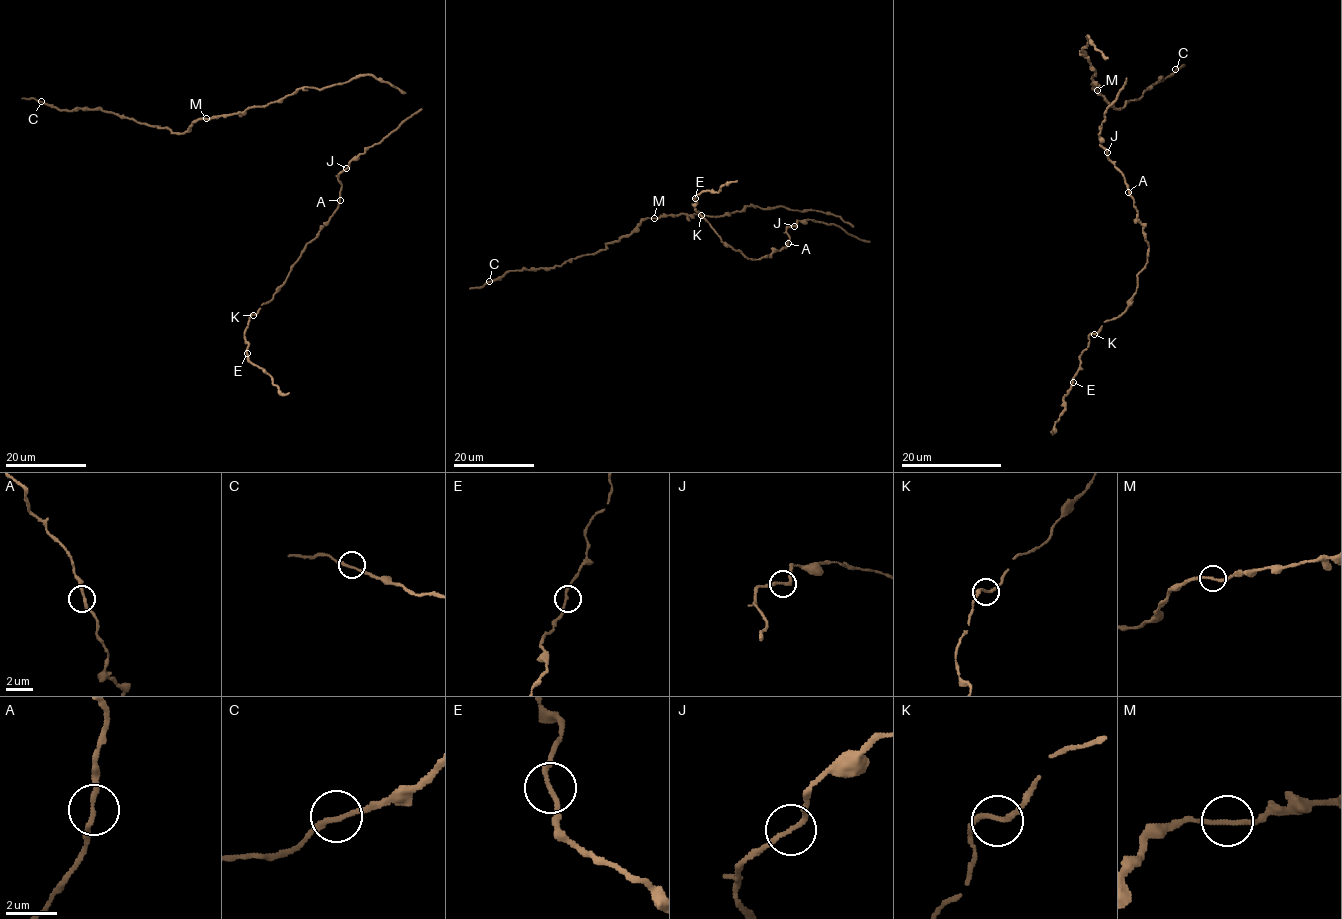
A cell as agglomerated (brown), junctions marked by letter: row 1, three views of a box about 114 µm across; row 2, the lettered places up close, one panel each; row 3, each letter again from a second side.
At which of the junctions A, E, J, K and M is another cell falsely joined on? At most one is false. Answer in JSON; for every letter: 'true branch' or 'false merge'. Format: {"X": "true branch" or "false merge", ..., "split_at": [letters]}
{"A": "true branch", "E": "true branch", "J": "true branch", "K": "true branch", "M": "false merge", "split_at": ["M"]}

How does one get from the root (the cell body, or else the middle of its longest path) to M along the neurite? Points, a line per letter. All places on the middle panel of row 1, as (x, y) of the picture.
M: (852, 226), (831, 214), (783, 207), (746, 205), (715, 217), (680, 214), (653, 218)

